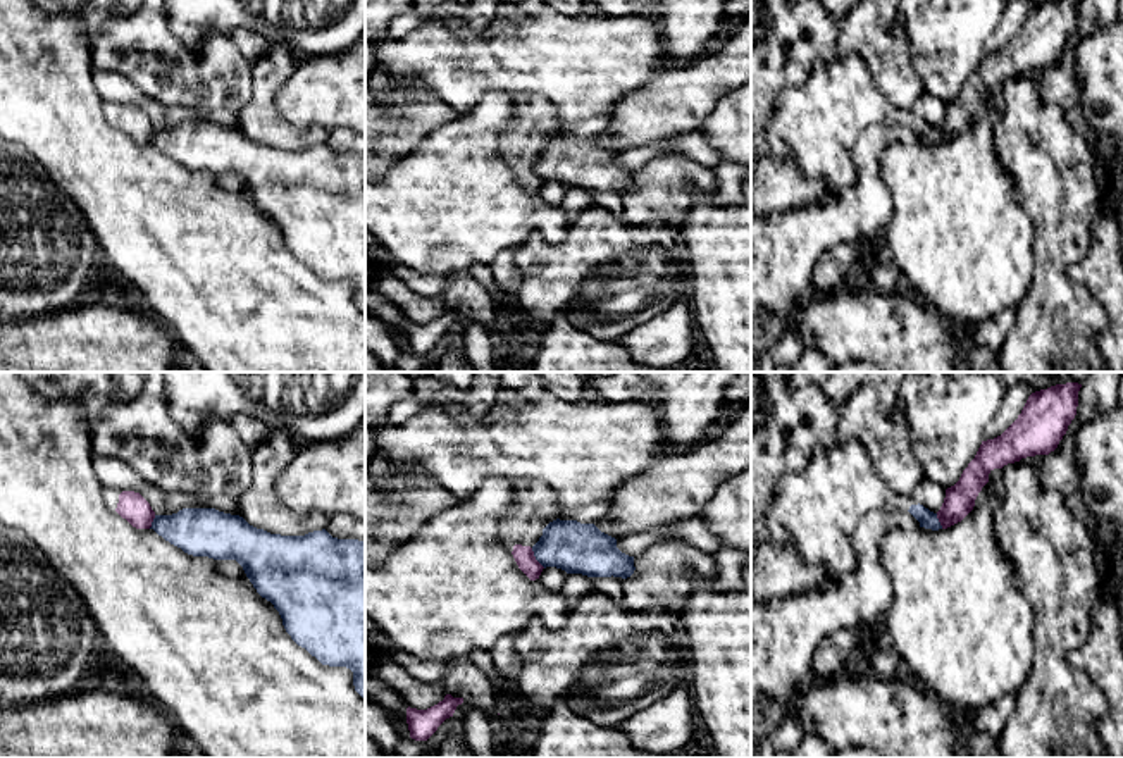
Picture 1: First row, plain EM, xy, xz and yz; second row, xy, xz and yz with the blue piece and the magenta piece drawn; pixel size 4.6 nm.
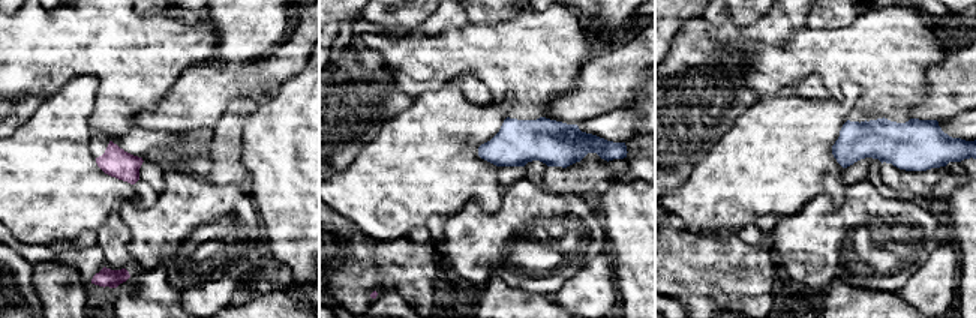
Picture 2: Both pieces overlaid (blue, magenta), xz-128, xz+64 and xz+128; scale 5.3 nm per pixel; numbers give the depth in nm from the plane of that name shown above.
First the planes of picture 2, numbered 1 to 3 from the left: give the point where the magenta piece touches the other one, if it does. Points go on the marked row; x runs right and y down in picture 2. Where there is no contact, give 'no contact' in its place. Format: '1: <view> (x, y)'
1: no contact
2: no contact
3: no contact

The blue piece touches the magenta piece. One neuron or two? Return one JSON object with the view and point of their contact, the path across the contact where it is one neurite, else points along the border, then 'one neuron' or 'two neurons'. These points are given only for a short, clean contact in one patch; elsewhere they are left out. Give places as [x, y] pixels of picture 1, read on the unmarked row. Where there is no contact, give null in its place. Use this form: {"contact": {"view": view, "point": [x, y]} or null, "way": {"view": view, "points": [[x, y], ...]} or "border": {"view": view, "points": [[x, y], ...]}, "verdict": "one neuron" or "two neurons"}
{"contact": {"view": "xz", "point": [536, 173]}, "border": {"view": "xz", "points": [[531, 162], [533, 169], [545, 181]]}, "verdict": "two neurons"}

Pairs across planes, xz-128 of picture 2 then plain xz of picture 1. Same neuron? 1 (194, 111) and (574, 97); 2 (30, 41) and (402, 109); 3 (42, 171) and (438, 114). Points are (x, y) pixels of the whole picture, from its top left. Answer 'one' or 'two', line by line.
1: two
2: two
3: two

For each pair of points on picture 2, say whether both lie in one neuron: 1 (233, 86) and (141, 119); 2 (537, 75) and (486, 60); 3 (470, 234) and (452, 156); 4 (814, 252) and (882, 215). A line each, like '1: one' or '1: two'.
1: one
2: one
3: two
4: one

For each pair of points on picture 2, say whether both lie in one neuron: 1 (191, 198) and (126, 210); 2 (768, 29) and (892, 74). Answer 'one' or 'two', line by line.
1: one
2: two

